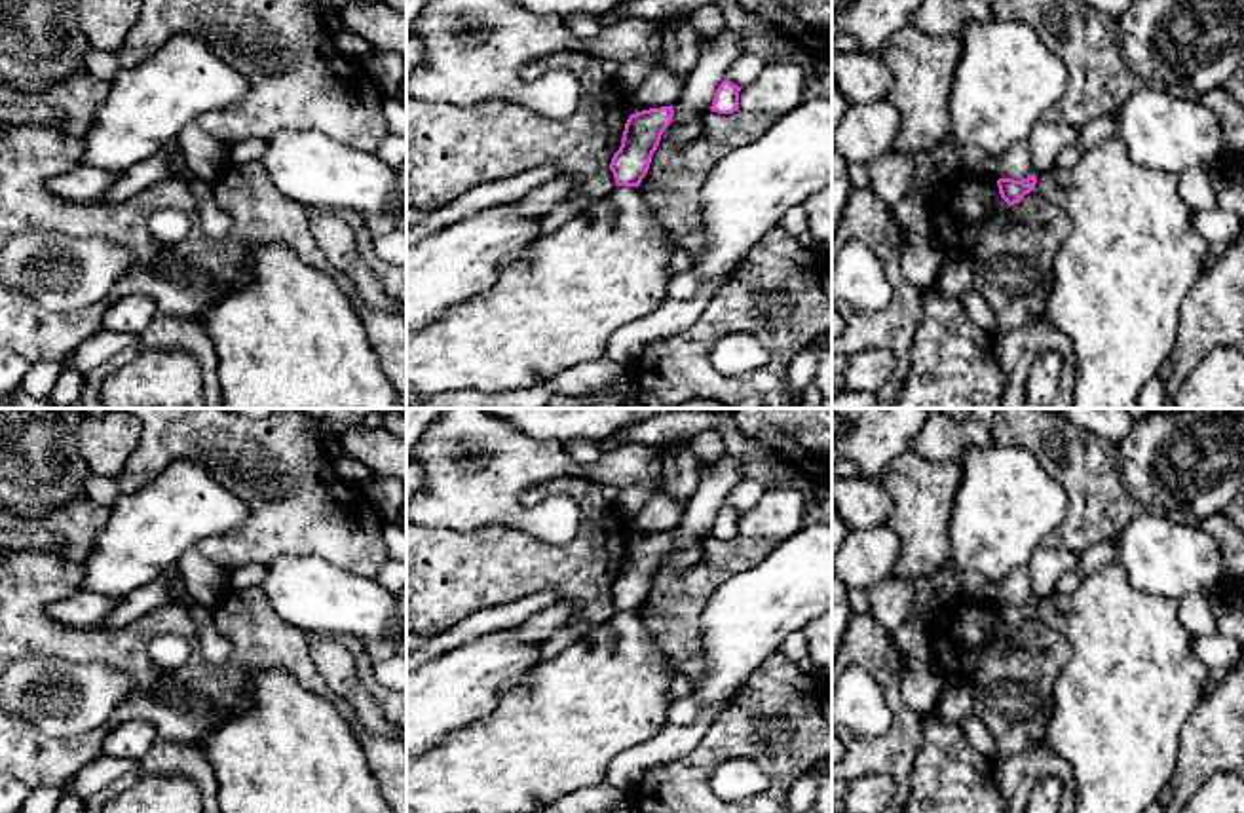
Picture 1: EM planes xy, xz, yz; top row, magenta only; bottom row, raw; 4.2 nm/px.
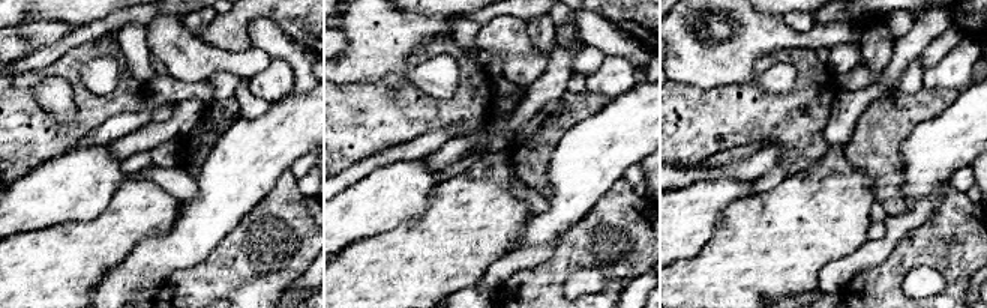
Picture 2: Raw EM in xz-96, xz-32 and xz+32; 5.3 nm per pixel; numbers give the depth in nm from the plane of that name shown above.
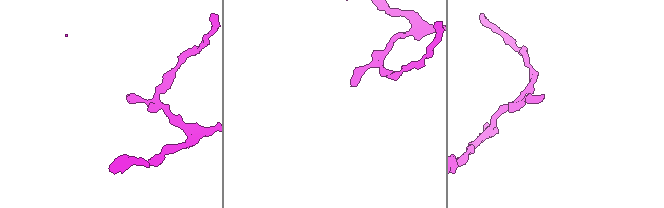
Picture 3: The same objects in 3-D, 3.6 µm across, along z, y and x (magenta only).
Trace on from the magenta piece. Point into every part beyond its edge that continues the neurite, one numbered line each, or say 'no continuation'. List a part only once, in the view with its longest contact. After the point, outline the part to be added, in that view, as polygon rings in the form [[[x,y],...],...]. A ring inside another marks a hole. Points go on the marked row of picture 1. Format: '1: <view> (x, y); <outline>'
no continuation

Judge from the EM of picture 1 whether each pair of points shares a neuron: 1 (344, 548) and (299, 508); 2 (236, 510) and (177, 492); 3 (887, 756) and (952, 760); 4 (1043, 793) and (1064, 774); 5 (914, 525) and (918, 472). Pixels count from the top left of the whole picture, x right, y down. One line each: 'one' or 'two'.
1: one
2: one
3: two
4: two
5: one

